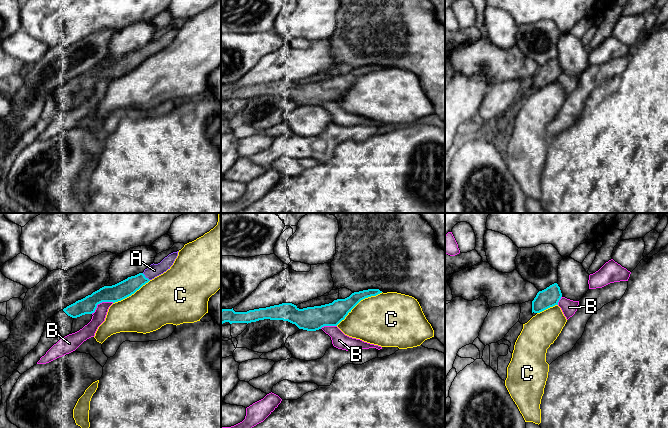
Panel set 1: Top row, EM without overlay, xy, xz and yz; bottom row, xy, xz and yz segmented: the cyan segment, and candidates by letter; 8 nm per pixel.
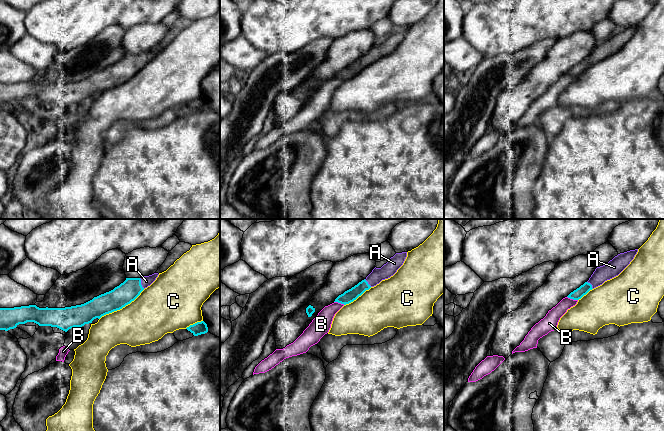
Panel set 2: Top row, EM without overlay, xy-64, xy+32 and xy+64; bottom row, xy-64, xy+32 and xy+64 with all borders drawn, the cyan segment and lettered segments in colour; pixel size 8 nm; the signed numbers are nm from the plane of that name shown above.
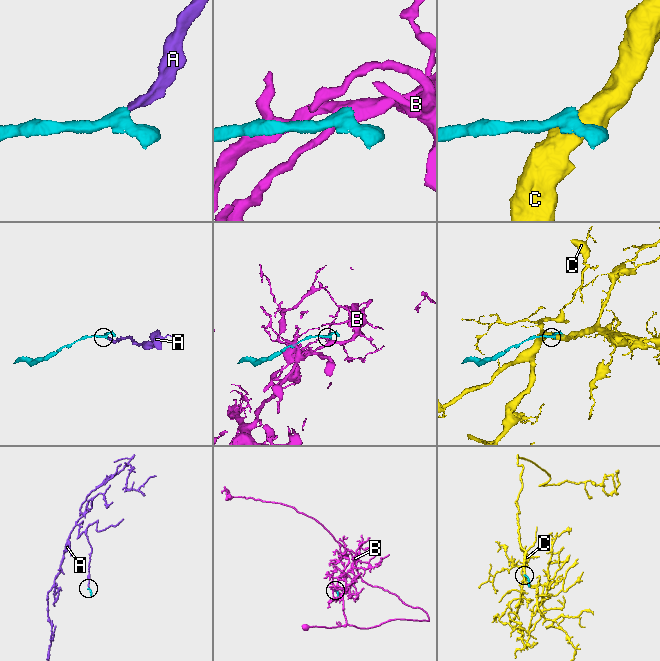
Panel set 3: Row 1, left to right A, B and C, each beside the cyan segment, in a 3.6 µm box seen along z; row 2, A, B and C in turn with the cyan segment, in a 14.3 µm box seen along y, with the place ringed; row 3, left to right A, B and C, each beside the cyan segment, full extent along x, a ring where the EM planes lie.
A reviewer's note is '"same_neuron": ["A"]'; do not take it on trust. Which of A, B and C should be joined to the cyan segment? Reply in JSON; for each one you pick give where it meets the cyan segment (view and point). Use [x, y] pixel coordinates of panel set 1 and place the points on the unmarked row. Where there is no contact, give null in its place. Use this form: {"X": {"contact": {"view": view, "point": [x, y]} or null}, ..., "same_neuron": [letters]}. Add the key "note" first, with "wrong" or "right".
{"note": "right", "A": {"contact": {"view": "xy", "point": [145, 53]}}, "same_neuron": ["A"]}

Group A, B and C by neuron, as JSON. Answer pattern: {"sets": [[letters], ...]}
{"sets": [["A"], ["B"], ["C"]]}

